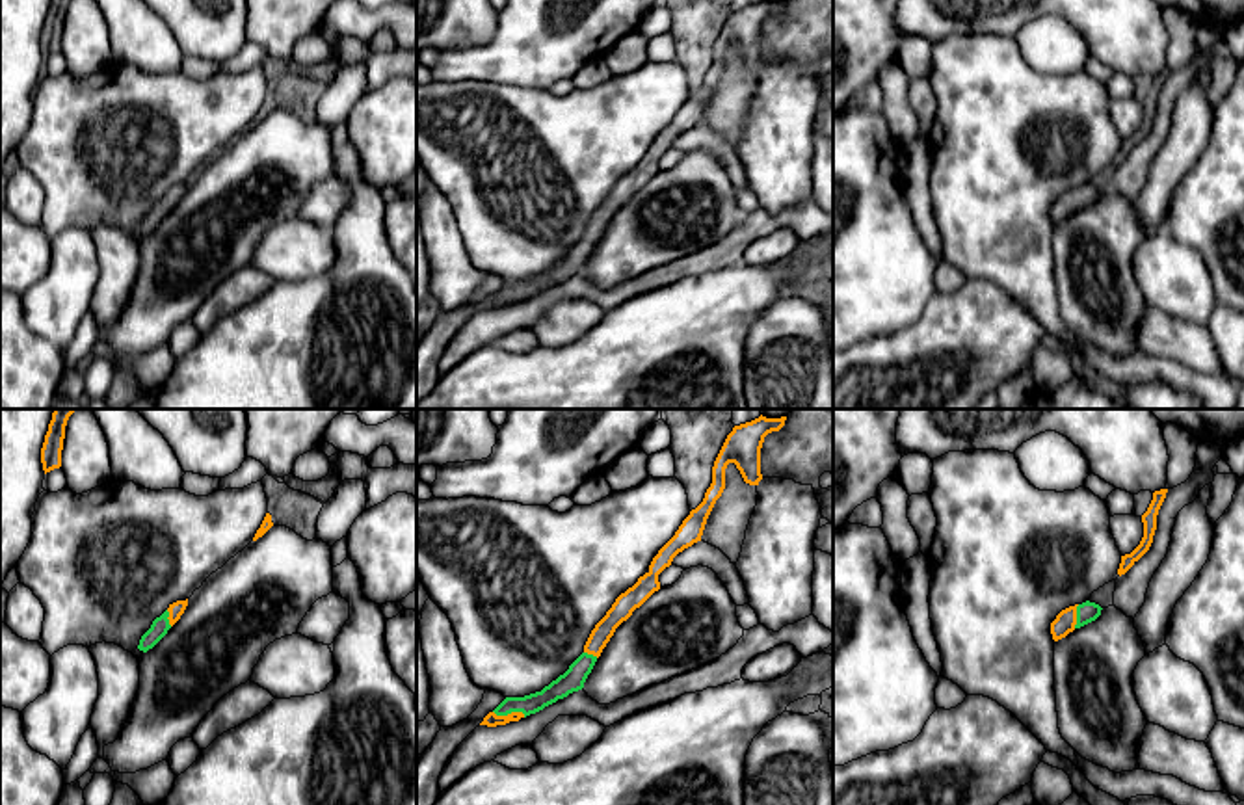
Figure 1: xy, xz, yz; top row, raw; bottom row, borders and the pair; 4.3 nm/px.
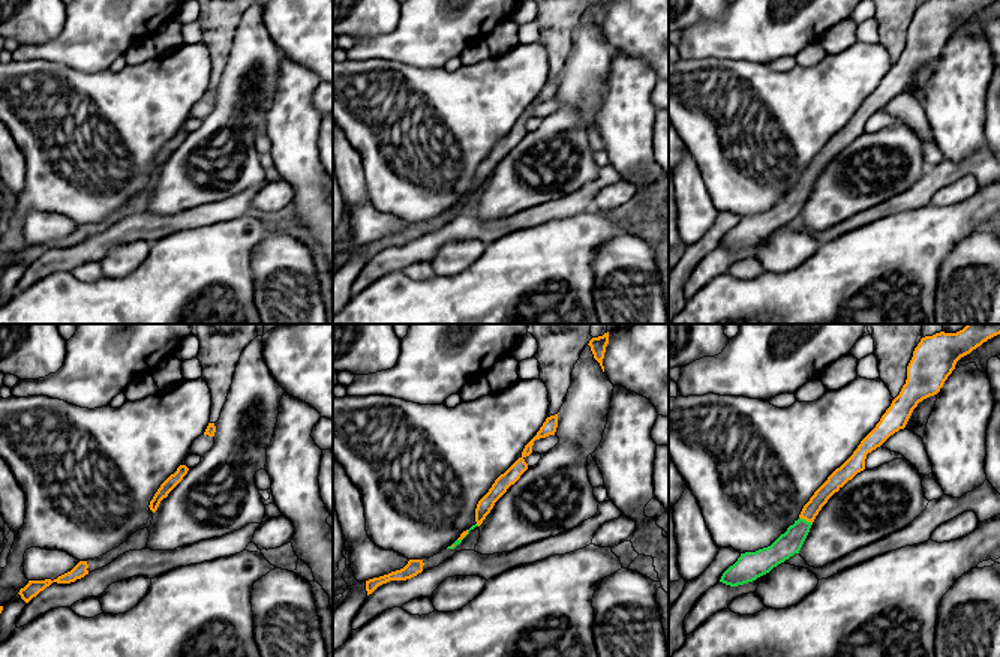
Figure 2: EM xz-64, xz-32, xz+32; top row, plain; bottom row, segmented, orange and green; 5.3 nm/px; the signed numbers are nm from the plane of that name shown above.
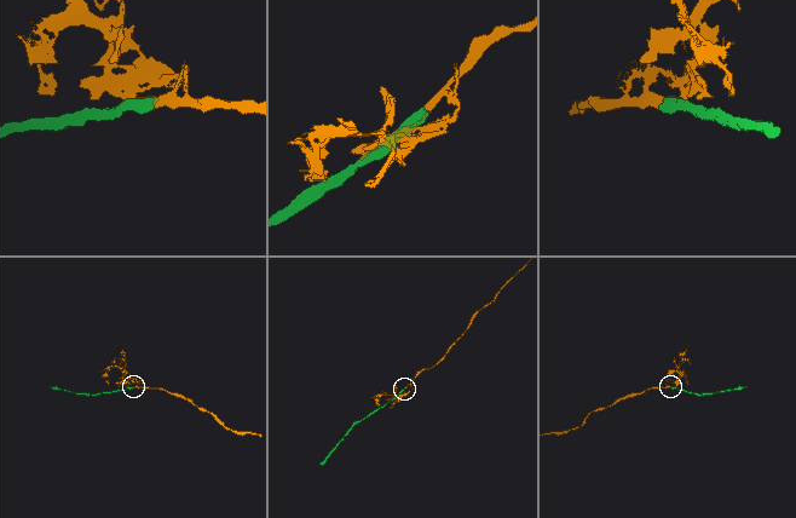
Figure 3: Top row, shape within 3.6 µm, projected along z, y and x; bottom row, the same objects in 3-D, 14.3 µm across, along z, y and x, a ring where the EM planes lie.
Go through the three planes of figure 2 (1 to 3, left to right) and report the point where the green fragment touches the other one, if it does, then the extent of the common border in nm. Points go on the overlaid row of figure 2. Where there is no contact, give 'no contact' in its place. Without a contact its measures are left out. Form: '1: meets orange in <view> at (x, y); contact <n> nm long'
1: no contact
2: meets orange in xz-32 at (464, 536); contact 90 nm long
3: meets orange in xz+32 at (805, 519); contact 80 nm long

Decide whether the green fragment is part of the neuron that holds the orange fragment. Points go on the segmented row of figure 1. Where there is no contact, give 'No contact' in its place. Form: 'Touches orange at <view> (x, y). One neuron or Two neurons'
Touches orange at xz (510, 714). One neuron

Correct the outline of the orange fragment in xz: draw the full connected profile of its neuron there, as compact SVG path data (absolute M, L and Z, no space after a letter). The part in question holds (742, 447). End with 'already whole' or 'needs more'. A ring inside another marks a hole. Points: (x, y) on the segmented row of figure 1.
M759 416L751 422L734 426L727 435L712 467L712 483L705 493L703 502L690 511L675 535L653 558L649 571L638 582L621 593L606 615L591 630L584 653L569 666L569 669L545 686L541 692L524 697L506 697L493 712L489 712L480 725L496 727L510 721L519 721L545 706L567 697L584 688L602 649L614 636L615 628L627 621L636 608L640 608L655 591L660 589L658 574L671 565L673 558L694 543L701 541L707 519L725 489L725 468L734 463L742 478L749 485L759 485L761 474L761 448L764 437L779 431L787 416L766 418Z; needs more

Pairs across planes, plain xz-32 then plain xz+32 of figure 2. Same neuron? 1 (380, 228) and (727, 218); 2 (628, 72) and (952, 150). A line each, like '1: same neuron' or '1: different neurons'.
1: different neurons
2: same neuron

